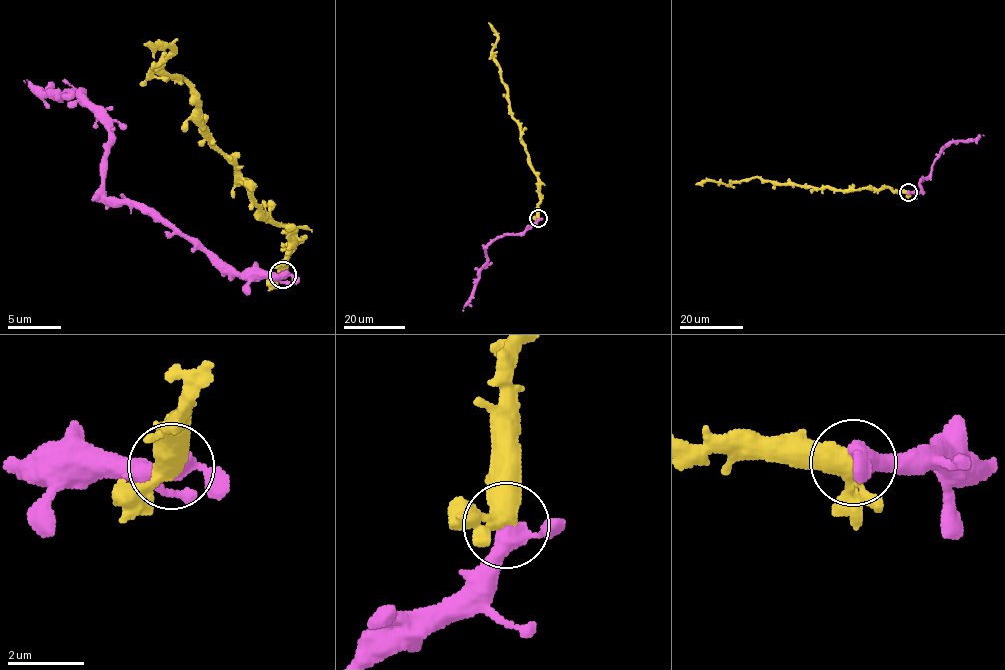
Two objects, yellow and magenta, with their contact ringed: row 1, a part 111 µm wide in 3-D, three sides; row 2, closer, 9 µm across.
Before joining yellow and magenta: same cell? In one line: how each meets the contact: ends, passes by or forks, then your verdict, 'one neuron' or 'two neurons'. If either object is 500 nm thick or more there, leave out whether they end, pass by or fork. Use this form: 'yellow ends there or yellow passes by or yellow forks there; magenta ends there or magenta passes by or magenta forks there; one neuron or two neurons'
yellow passes by; magenta passes by; one neuron

